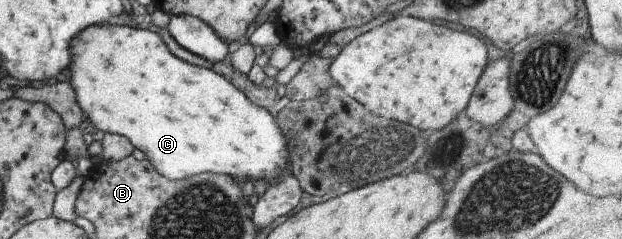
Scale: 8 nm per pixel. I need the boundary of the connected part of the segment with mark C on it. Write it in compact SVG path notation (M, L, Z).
M102 23L84 28L76 38L70 40L70 64L68 64L68 84L74 91L76 102L82 112L88 117L89 123L100 132L116 133L127 138L133 148L138 148L144 153L145 159L163 176L170 181L194 176L200 173L226 174L232 176L233 181L244 180L244 178L262 178L267 185L275 181L282 173L286 173L286 140L282 138L280 129L275 123L274 117L264 107L256 106L249 101L230 81L225 80L213 70L188 64L176 58L162 42L162 39L150 30L135 28L126 23Z

